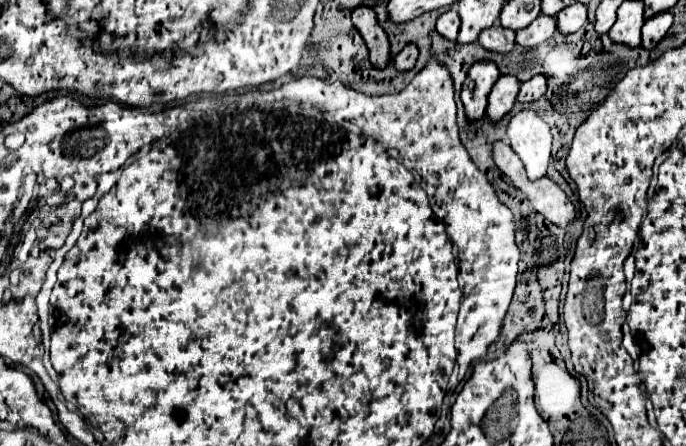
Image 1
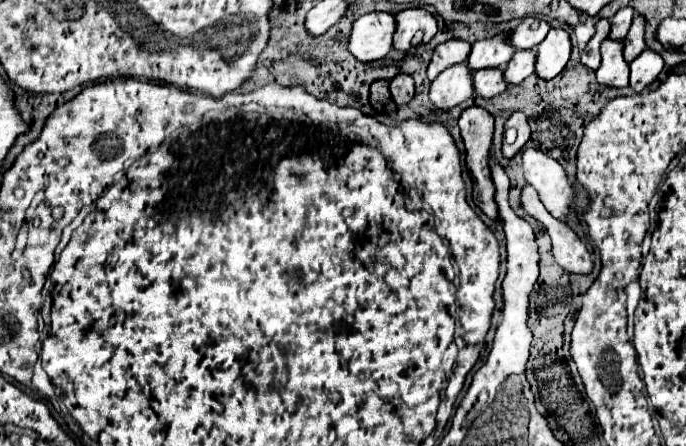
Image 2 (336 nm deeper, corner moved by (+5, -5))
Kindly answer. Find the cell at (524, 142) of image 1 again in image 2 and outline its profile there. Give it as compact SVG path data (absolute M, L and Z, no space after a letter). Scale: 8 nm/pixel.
M541 150L523 152L525 180L539 192L545 208L559 220L565 220L573 204L573 184L569 182L563 166Z

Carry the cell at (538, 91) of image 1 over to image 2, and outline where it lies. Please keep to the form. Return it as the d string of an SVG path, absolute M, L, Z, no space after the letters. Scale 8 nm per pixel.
M515 112L505 122L505 138L503 138L503 156L513 158L529 140L531 128L527 122L527 116L523 112Z

